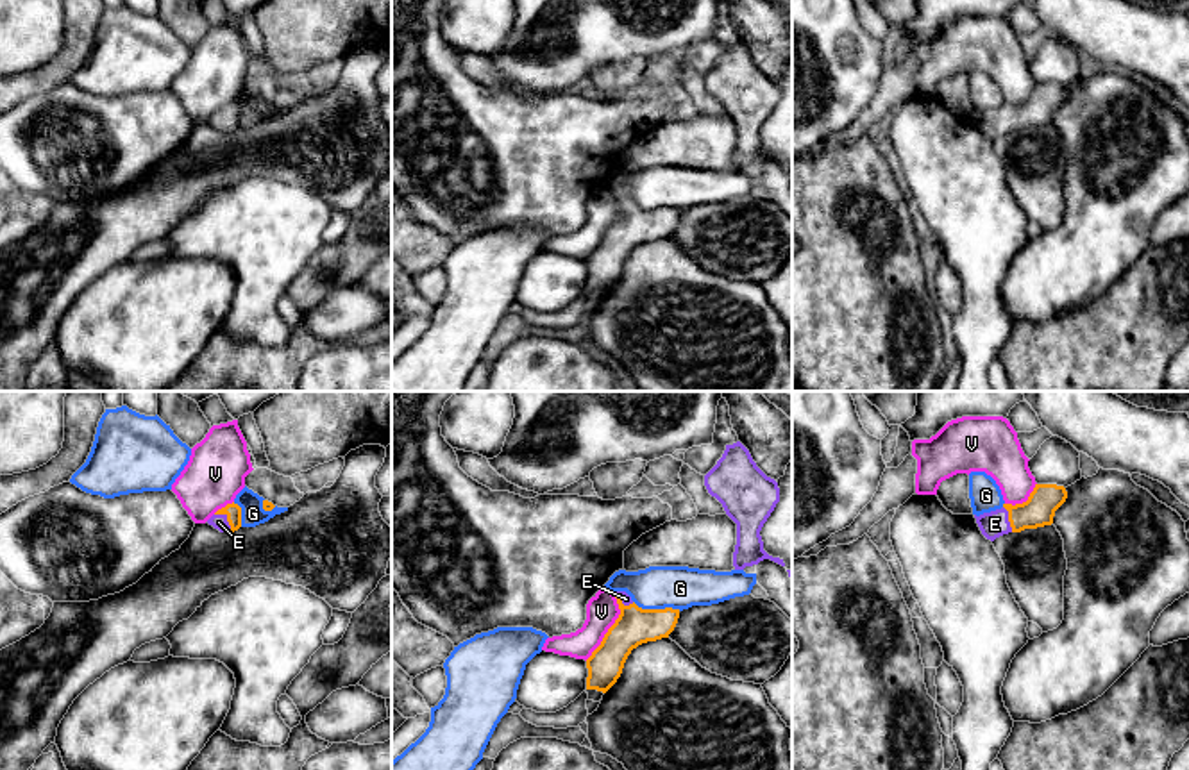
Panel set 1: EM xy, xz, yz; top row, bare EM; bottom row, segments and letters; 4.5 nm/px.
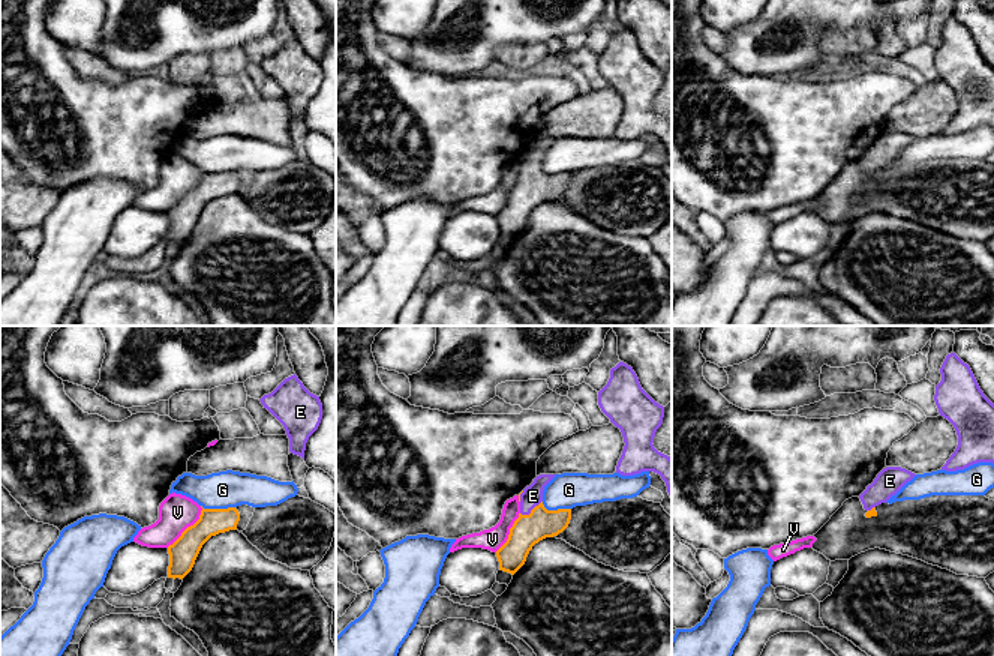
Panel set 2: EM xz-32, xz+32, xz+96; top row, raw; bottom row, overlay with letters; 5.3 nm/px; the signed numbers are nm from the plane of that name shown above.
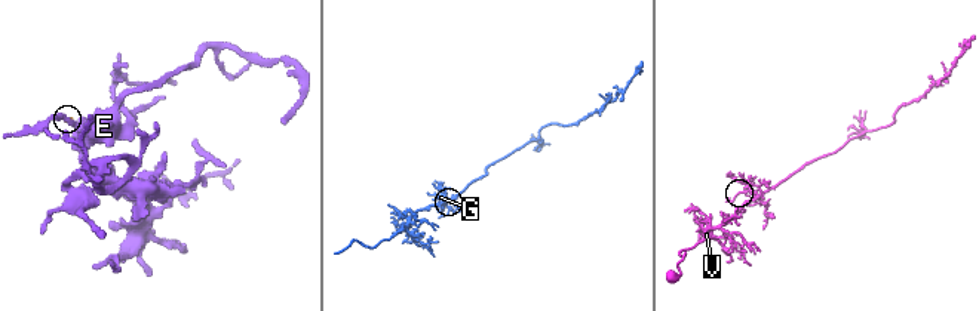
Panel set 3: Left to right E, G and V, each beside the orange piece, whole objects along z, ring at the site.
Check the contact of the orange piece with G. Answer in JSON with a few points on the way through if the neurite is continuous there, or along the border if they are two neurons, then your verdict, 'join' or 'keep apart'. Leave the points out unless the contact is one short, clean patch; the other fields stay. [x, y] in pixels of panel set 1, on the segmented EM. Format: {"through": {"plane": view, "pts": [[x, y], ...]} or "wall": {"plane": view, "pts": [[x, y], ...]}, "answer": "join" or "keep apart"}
{"wall": {"plane": "xz", "pts": [[633, 601], [642, 608], [680, 610]]}, "answer": "keep apart"}

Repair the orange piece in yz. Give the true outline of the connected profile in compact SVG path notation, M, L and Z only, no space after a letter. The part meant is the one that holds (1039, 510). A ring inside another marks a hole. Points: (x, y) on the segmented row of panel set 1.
M1035 484L1023 504L1003 504L1001 509L974 515L982 534L994 541L1008 532L1037 529L1053 523L1055 511L1066 502L1067 491L1057 484Z

